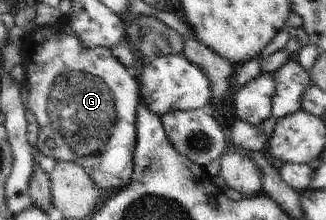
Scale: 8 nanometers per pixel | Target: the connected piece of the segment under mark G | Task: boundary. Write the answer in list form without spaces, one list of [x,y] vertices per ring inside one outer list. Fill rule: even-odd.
[[[68,17],[59,19],[56,24],[47,27],[39,27],[33,30],[30,34],[27,34],[23,38],[21,48],[21,65],[25,71],[24,82],[26,83],[28,90],[28,98],[26,105],[36,115],[38,126],[40,126],[40,132],[38,135],[37,143],[35,147],[38,152],[43,156],[51,156],[56,161],[71,161],[80,164],[80,166],[86,168],[87,173],[93,178],[96,190],[118,190],[122,187],[130,184],[133,177],[133,152],[137,143],[137,106],[141,100],[141,94],[139,93],[139,86],[135,78],[135,72],[133,69],[125,67],[121,62],[118,62],[111,50],[106,47],[94,47],[91,49],[84,48],[82,43],[75,37],[72,24]]]

